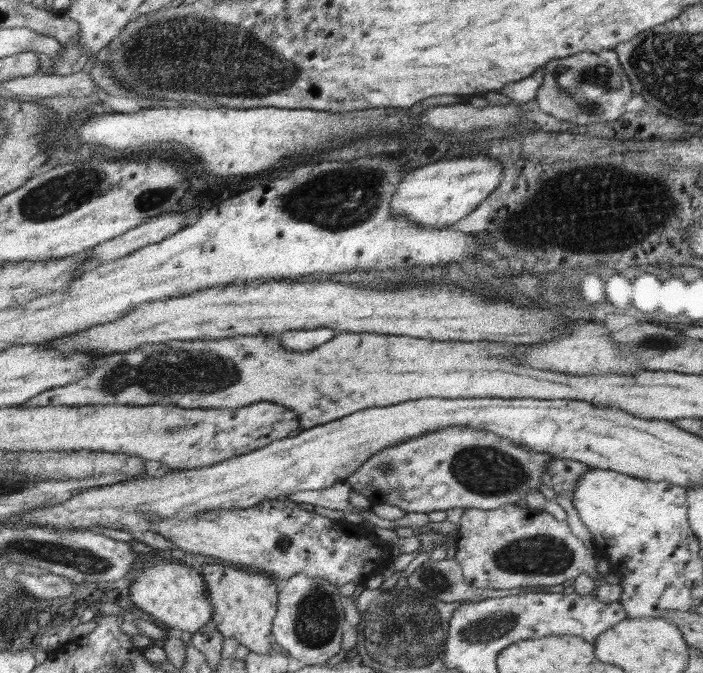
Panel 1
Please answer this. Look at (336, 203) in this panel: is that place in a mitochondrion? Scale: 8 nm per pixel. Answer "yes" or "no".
yes

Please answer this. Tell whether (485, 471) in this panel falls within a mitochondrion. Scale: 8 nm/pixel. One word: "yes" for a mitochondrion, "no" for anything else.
yes

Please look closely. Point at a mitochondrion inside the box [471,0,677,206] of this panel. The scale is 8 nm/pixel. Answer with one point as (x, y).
(602, 79)

